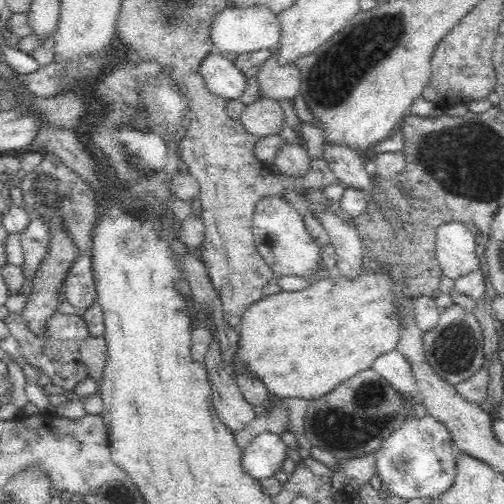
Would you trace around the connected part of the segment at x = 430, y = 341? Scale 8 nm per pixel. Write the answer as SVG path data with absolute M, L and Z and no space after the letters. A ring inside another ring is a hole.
M456 303L440 310L436 326L424 332L423 344L426 359L448 384L468 380L485 360L483 332L476 310L467 310Z

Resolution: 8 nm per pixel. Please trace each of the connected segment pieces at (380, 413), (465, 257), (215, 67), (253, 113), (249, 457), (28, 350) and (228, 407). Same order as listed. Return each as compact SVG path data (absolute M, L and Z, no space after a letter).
M370 368L360 370L356 376L344 380L328 394L309 401L303 413L303 434L311 444L332 453L336 459L348 459L378 450L382 441L408 418L415 416L417 411L406 405L400 393Z
M448 222L438 228L434 238L442 275L456 280L479 268L476 241L472 231L460 222Z
M208 52L200 62L199 74L205 81L205 86L215 96L226 102L243 94L246 86L246 76L233 63L224 58L220 52Z
M261 98L246 106L240 122L249 134L257 138L280 135L285 128L285 111L279 101Z
M276 433L258 434L242 449L241 465L244 472L257 480L272 477L275 472L280 471L286 458L286 447Z
M54 311L54 314L46 323L46 330L41 335L36 335L26 327L23 315L9 313L5 319L10 334L20 344L20 351L32 366L40 373L46 374L52 384L61 386L64 390L72 390L80 380L89 376L85 362L81 360L82 342L88 338L90 331L86 321L80 315L62 314Z
M215 334L212 345L204 361L211 384L212 402L219 419L233 433L237 433L252 422L256 414L253 406L243 397L236 379L225 366Z

